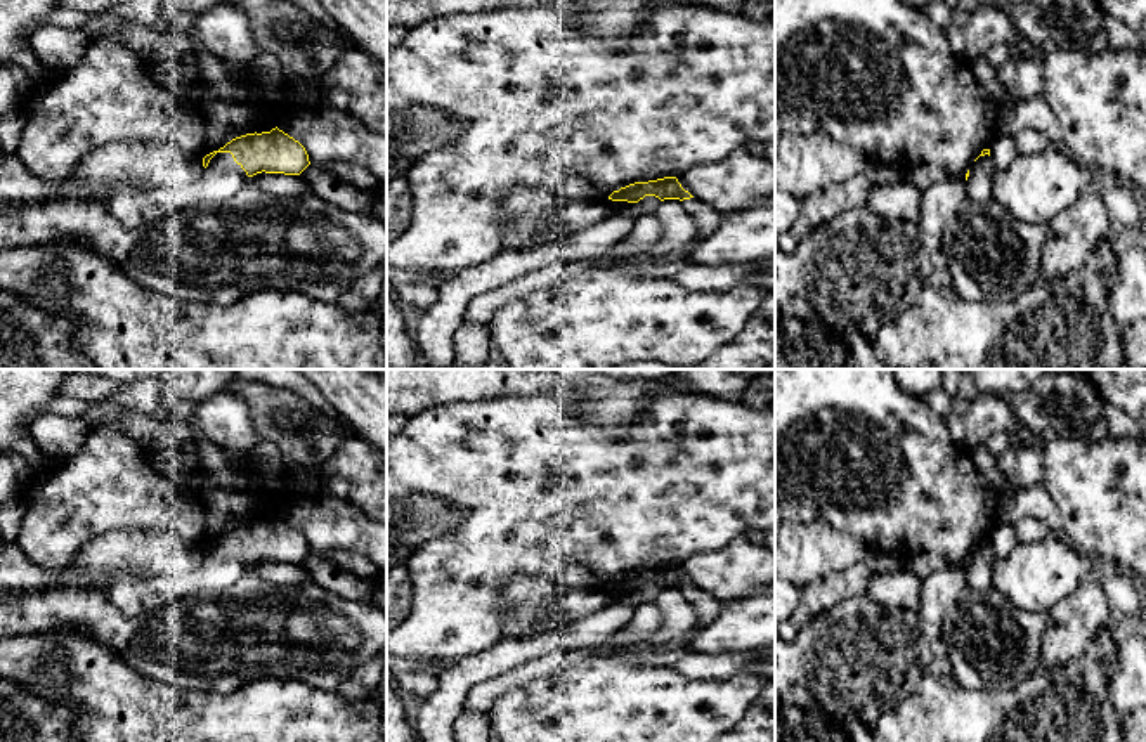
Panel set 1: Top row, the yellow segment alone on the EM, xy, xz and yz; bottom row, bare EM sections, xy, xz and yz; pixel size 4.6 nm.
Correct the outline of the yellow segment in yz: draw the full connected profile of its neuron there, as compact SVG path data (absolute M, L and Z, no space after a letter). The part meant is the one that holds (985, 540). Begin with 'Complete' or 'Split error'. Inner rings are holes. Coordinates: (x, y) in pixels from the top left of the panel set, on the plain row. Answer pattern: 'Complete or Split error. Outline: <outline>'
Split error. Outline: M983 537L966 562L967 588L985 595L992 586L993 550L990 537Z

